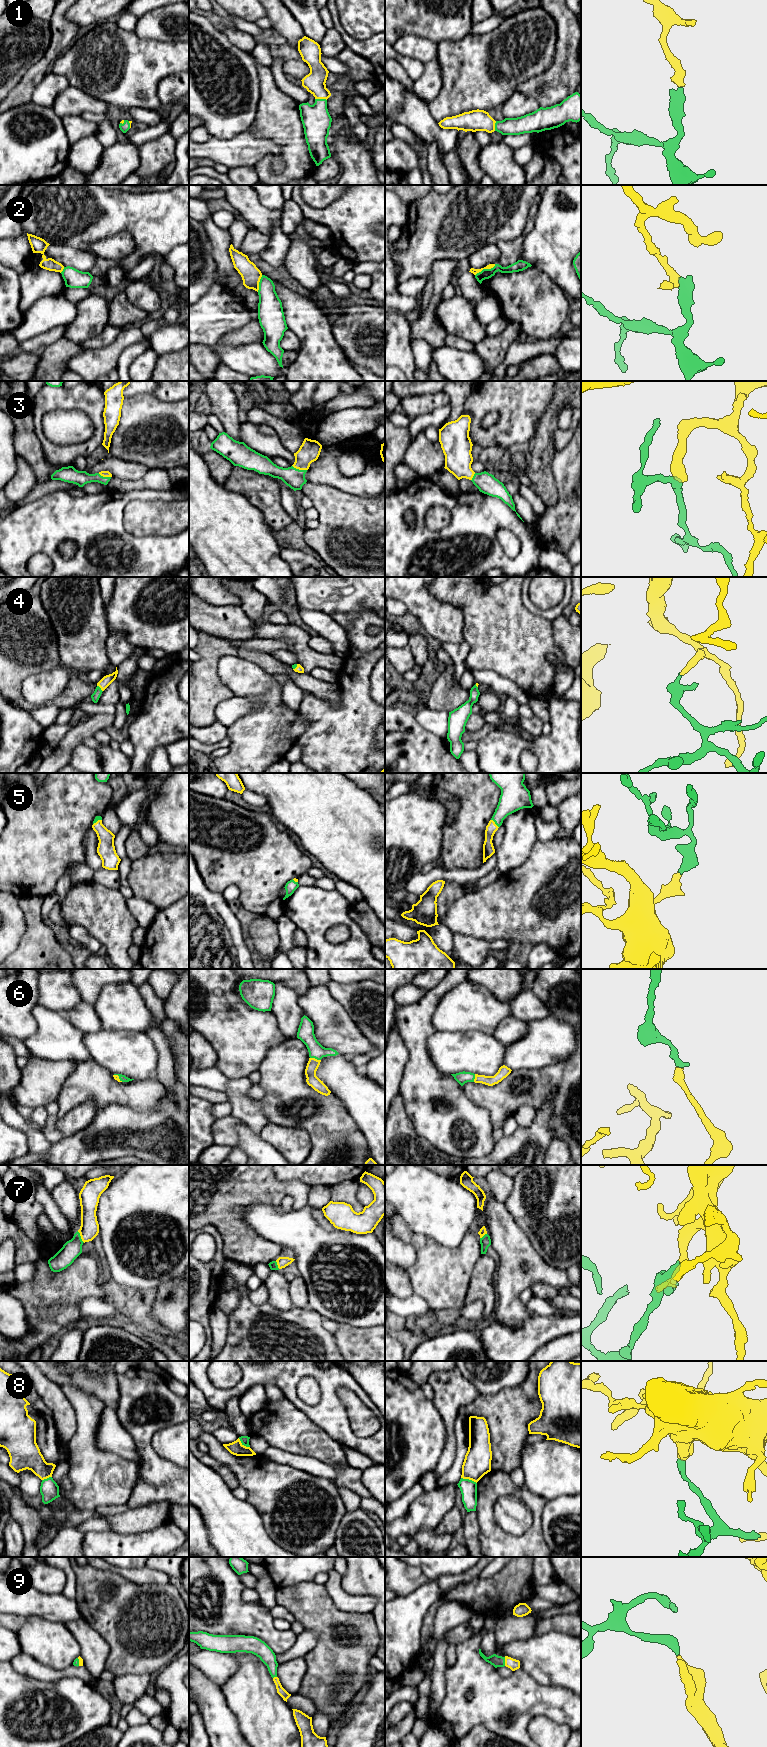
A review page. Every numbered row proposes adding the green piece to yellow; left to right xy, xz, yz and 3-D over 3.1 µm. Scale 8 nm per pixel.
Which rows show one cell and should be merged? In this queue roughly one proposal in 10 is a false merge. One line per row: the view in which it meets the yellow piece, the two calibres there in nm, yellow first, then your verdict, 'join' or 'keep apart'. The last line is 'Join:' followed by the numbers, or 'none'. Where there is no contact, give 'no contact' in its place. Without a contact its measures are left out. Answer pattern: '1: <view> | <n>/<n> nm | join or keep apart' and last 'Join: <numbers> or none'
1: xz | 170/240 nm | join
2: yz | 50/80 nm | keep apart
3: xz | 170/160 nm | join
4: xy | 80/70 nm | join
5: yz | 100/200 nm | join
6: xz | 100/130 nm | join
7: xy | 160/150 nm | join
8: yz | 220/140 nm | keep apart
9: yz | 90/100 nm | join
Join: 1, 3, 4, 5, 6, 7, 9

